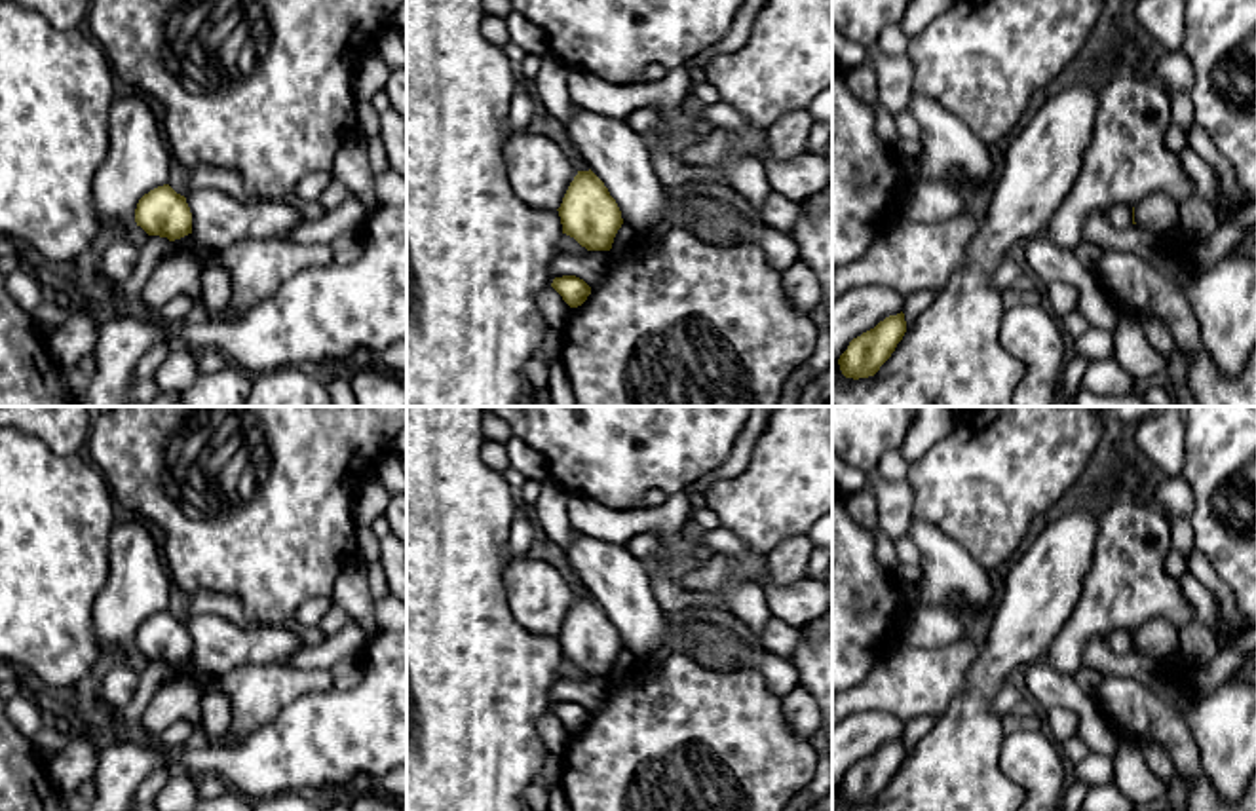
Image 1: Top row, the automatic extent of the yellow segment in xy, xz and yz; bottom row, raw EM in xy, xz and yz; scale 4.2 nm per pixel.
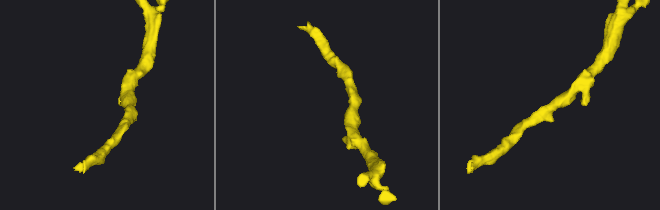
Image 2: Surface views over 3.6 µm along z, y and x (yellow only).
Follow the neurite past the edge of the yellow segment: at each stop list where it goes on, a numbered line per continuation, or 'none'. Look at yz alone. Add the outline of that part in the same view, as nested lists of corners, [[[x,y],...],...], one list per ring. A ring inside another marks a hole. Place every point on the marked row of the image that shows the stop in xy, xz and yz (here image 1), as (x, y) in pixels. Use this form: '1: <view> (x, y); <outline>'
none

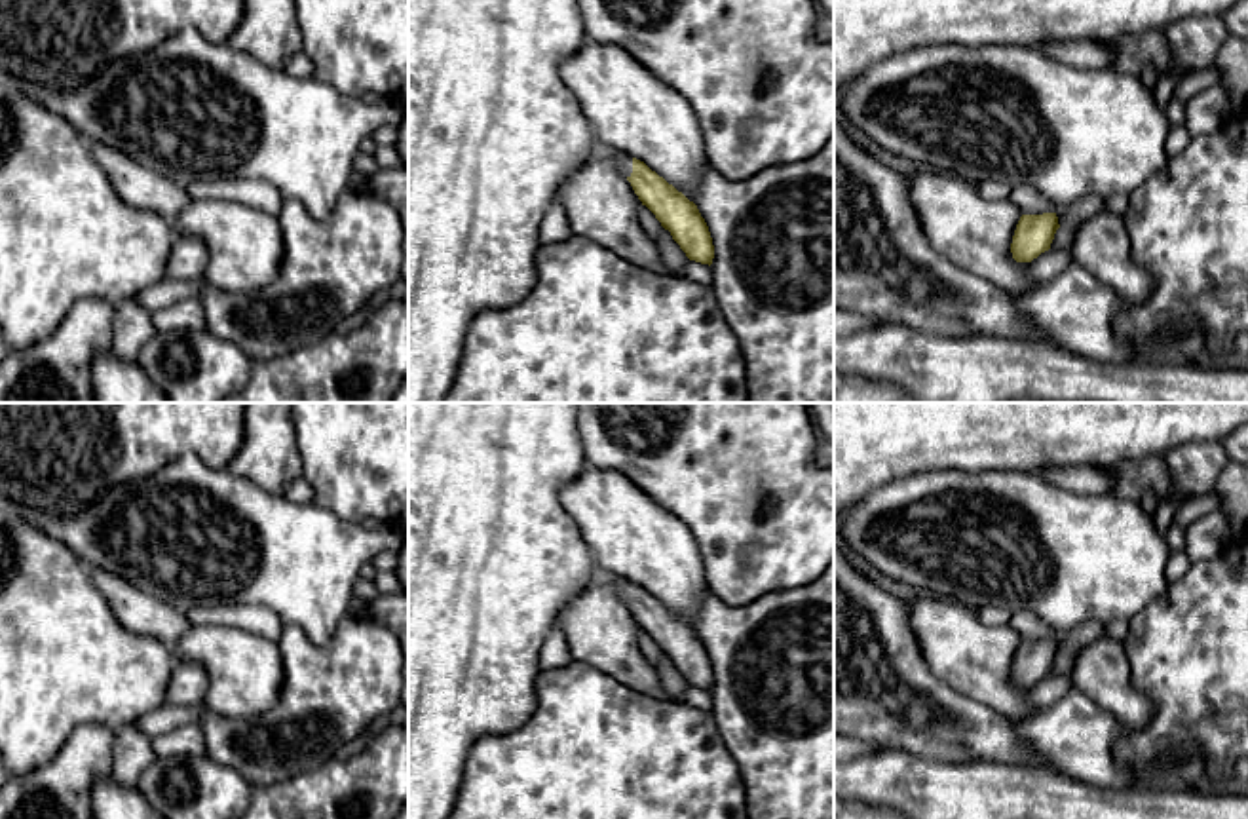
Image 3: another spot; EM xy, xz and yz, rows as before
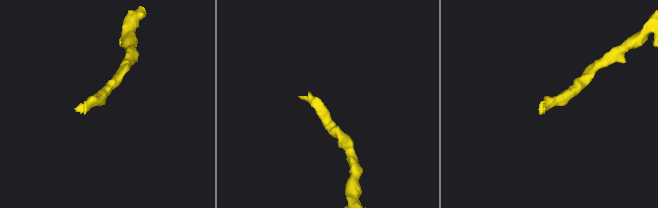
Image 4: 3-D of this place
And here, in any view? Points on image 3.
1: xz (624, 160); [[[612,150],[612,158],[617,163],[617,167],[625,173],[625,177],[631,177],[633,173],[633,156],[625,152]]]

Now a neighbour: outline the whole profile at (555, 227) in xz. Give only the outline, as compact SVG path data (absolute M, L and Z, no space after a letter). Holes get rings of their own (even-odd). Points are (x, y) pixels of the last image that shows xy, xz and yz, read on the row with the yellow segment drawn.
M553 203L541 224L539 224L539 239L545 245L560 243L572 236L572 228L566 217L566 211L560 203Z

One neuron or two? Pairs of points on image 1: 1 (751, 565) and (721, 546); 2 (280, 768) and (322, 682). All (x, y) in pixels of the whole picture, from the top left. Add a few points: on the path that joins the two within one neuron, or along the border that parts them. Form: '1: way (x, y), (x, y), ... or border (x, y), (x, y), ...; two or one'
1: way (743, 557), (728, 546); one
2: border (333, 686), (322, 692), (306, 692), (278, 713); two

